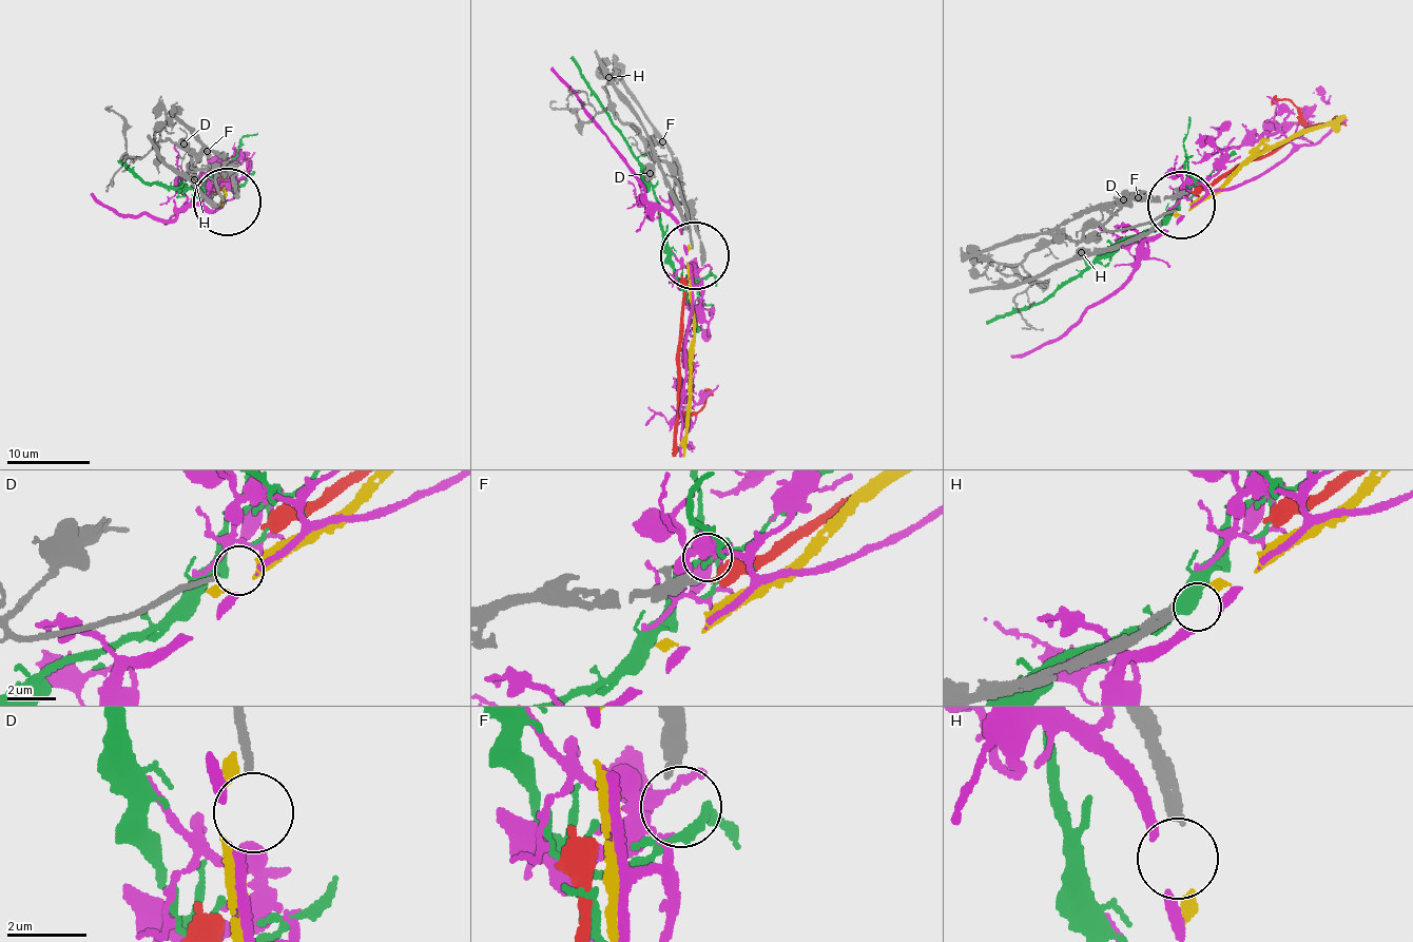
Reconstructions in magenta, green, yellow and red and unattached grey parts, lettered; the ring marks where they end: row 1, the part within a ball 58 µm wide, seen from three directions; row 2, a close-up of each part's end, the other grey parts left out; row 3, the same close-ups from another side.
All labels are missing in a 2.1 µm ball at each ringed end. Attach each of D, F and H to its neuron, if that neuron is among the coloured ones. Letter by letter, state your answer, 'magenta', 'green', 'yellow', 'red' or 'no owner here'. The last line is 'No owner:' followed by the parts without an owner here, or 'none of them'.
D: magenta
F: no owner here
H: yellow
No owner: F

